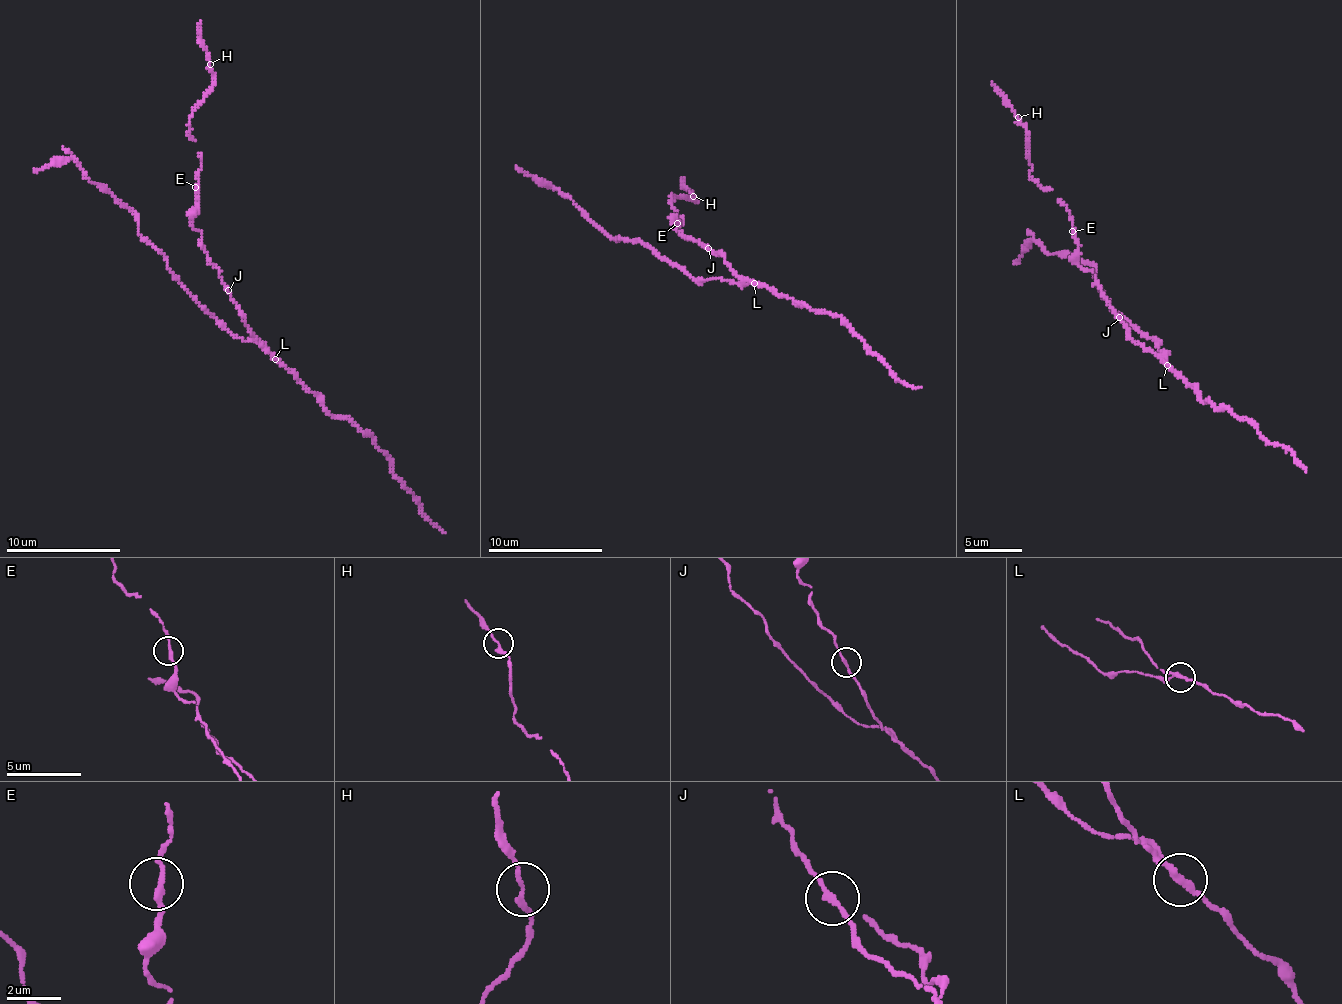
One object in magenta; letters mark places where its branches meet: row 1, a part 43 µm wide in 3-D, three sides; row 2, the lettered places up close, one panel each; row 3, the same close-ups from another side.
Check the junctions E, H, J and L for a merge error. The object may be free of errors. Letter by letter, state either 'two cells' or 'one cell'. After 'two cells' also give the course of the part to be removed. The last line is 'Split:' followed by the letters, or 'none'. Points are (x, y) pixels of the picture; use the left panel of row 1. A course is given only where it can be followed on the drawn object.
E: one cell
H: one cell
J: one cell
L: two cells | (274, 359), (216, 321), (167, 269), (127, 207), (71, 158), (34, 171)
Split: L

